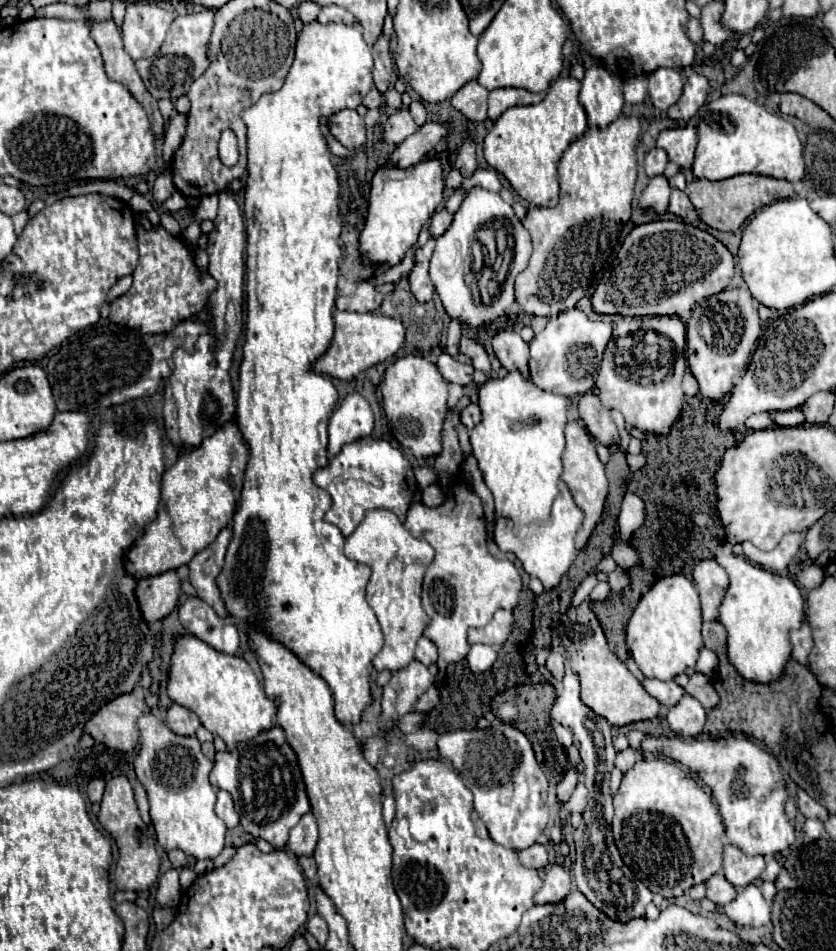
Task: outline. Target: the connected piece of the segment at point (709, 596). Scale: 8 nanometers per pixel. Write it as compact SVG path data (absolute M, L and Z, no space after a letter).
M700 560L692 570L694 582L700 592L704 618L718 618L718 602L722 600L726 586L728 586L728 574L722 566L718 566L716 560Z

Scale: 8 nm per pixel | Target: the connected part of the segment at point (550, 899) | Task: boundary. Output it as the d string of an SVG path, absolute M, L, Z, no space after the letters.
M552 866L544 876L544 886L534 896L536 904L556 904L570 894L572 878L562 866Z

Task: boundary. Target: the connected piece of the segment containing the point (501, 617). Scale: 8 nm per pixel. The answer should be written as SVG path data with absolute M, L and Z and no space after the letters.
M498 610L494 618L482 626L482 628L470 628L468 630L468 642L470 644L504 644L512 632L514 624L513 613L510 610Z

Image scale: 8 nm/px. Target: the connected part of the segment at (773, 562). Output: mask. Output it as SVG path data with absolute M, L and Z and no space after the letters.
M788 532L780 540L780 544L774 550L770 550L770 552L762 552L754 544L750 544L750 542L742 542L742 548L744 548L744 554L748 556L748 560L764 566L770 572L786 576L788 574L788 564L798 554L802 542L804 542L804 534Z

